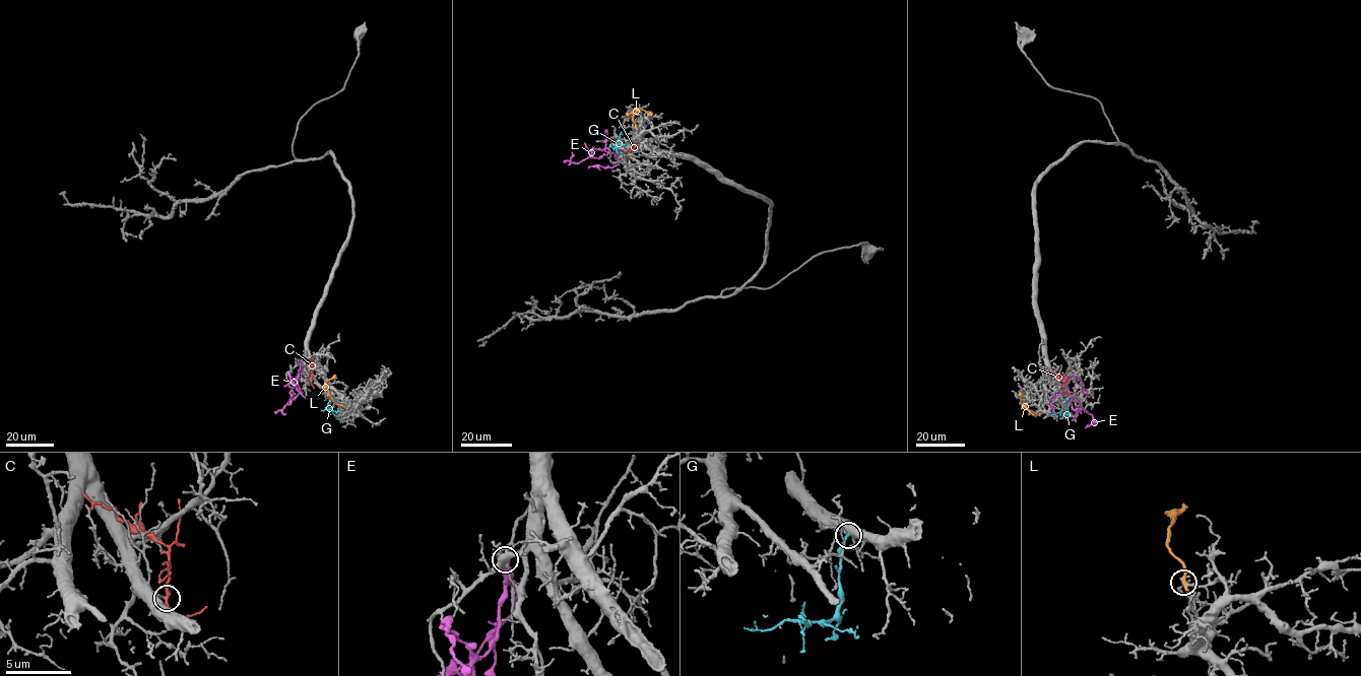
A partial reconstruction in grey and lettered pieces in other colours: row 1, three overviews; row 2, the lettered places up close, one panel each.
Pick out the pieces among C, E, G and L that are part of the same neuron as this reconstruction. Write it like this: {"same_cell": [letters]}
{"same_cell": []}

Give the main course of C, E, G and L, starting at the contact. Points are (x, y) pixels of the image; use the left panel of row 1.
C: (308, 379), (313, 356)
E: (300, 362), (298, 394), (284, 406), (283, 415)
G: (330, 396), (327, 409), (340, 419)
L: (343, 407), (333, 401), (325, 385), (336, 378)

